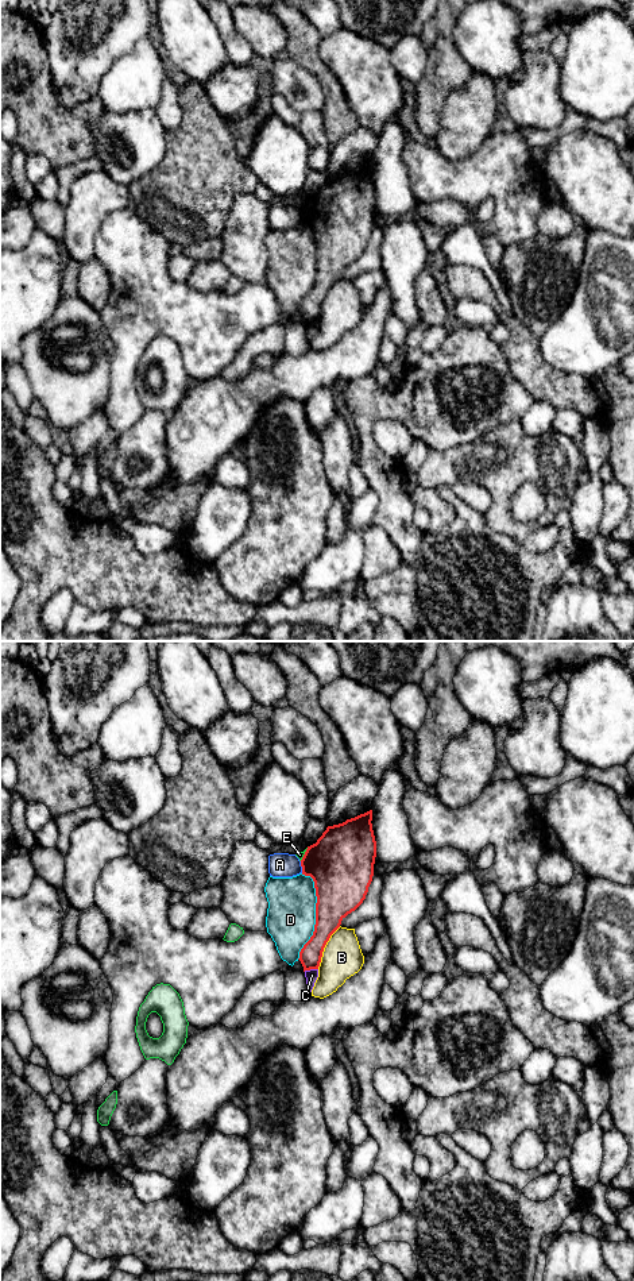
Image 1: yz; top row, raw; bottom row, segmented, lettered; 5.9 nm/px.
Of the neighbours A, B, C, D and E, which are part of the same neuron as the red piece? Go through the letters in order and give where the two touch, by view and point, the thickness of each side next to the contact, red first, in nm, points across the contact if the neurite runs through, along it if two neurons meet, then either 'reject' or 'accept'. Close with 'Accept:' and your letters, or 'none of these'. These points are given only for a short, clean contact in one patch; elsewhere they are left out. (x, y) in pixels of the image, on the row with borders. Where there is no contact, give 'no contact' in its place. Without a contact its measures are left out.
A: contact yz (301, 865); calibres 380 and 140 nm; border yz (300, 861), (302, 872); reject
B: contact yz (324, 946); calibres 190 and 240 nm; reject
C: contact yz (310, 968); calibres 130 and 70 nm; border yz (317, 968), (304, 971); reject
D: contact yz (316, 915); calibres 320 and 300 nm; reject
E: contact yz (304, 855); calibres 380 and 40 nm; reject
Accept: none of these

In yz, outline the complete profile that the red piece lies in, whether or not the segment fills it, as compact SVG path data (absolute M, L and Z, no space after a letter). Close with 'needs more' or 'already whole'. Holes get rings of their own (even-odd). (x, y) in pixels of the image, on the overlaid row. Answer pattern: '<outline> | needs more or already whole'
M372 810L328 826L301 860L302 875L313 879L317 896L314 931L298 958L304 972L318 969L330 935L366 899L376 857L371 821Z | already whole

